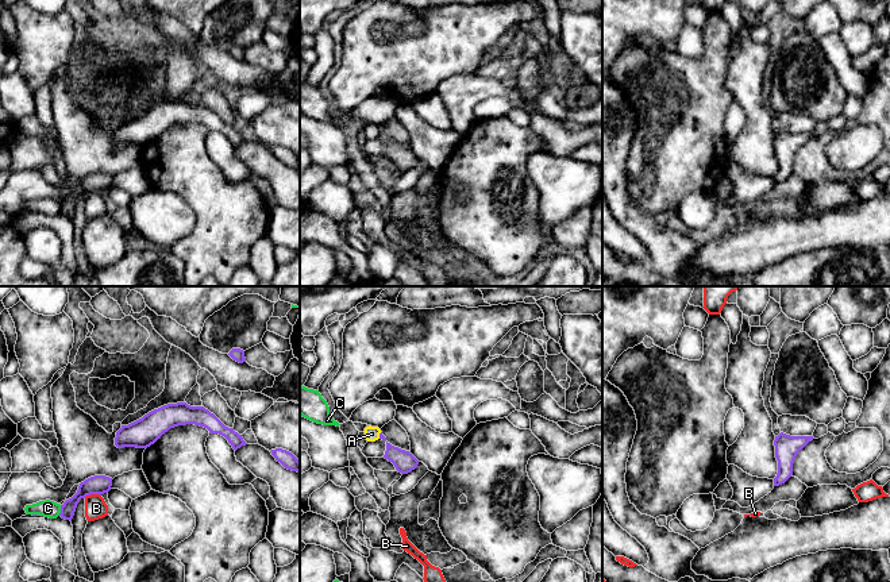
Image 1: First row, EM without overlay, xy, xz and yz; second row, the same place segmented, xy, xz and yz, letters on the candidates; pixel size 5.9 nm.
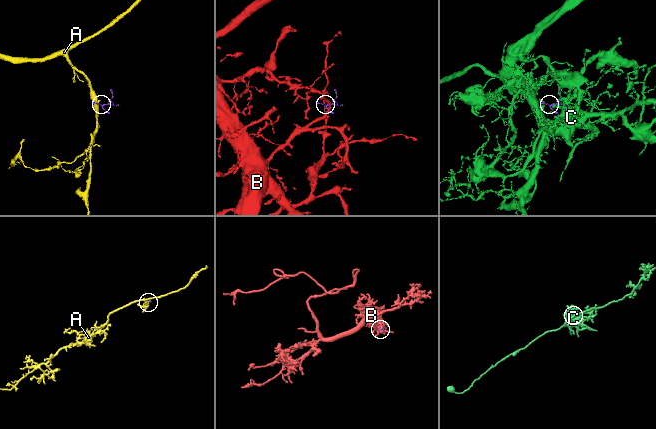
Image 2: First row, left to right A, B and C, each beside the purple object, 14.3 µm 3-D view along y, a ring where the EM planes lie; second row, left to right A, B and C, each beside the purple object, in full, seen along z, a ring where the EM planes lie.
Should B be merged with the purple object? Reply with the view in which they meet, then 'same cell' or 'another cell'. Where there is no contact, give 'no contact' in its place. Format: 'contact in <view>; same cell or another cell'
contact in xy; another cell

